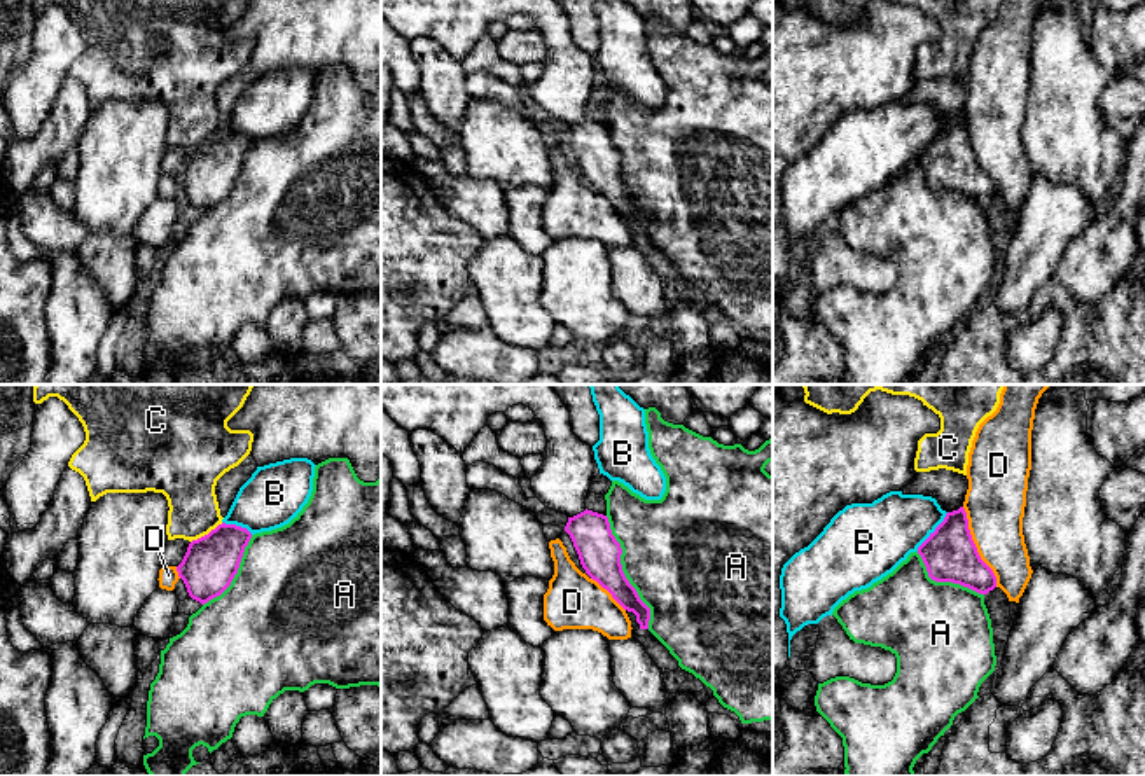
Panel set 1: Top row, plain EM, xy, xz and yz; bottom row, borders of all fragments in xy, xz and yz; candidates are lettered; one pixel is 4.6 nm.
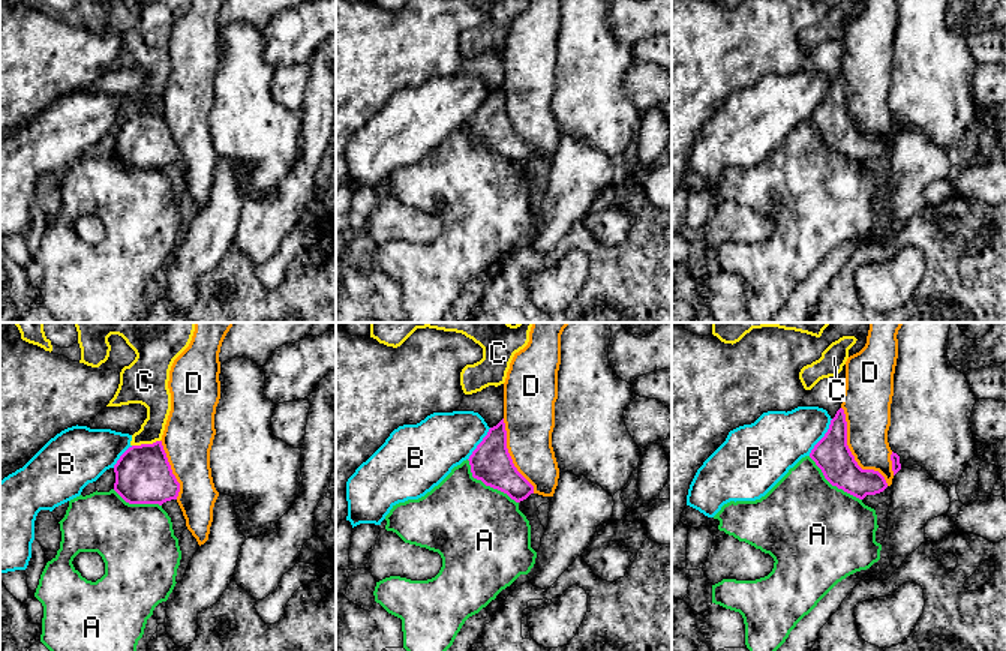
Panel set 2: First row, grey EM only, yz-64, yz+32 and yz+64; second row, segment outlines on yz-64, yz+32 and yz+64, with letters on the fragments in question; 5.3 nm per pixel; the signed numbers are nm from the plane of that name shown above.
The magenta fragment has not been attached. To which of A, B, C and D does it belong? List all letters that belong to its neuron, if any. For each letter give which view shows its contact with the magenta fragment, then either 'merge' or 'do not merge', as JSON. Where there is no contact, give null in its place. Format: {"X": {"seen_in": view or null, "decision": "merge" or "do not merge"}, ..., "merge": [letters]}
{"A": {"seen_in": "xz", "decision": "do not merge"}, "B": {"seen_in": "yz", "decision": "do not merge"}, "C": {"seen_in": "xy", "decision": "do not merge"}, "D": {"seen_in": "yz", "decision": "do not merge"}, "merge": []}

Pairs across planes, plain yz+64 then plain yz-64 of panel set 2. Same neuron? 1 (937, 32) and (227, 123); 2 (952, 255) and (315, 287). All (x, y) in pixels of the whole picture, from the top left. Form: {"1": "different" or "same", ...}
{"1": "same", "2": "same"}

